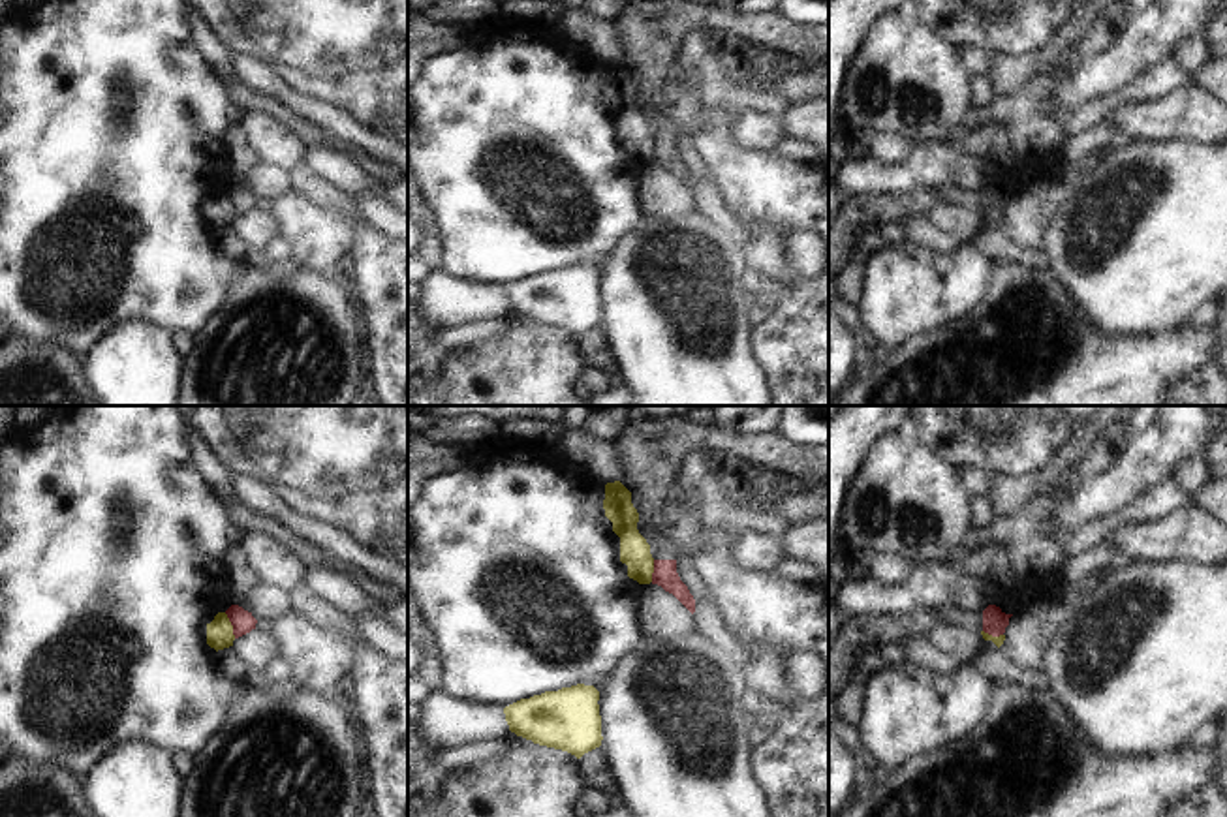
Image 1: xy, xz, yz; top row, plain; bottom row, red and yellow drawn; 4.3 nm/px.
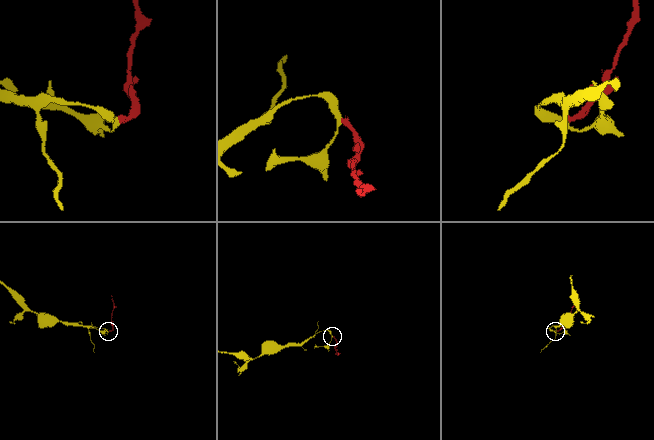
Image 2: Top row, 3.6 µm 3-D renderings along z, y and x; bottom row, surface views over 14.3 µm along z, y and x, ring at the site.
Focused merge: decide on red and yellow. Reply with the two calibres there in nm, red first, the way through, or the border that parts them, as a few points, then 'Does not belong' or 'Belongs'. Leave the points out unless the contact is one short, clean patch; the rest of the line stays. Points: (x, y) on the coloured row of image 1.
Thickness 100 nm (red) against 110 nm. Boundary: xy (224, 613), (235, 637). Does not belong.

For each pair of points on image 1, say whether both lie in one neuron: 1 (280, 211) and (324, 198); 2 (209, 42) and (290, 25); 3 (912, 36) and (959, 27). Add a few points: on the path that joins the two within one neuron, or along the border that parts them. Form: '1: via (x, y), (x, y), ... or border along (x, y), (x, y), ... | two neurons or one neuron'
1: border along (288, 190), (350, 218) | two neurons
2: border along (201, 19), (232, 53) | two neurons
3: border along (917, 19), (959, 47) | two neurons

